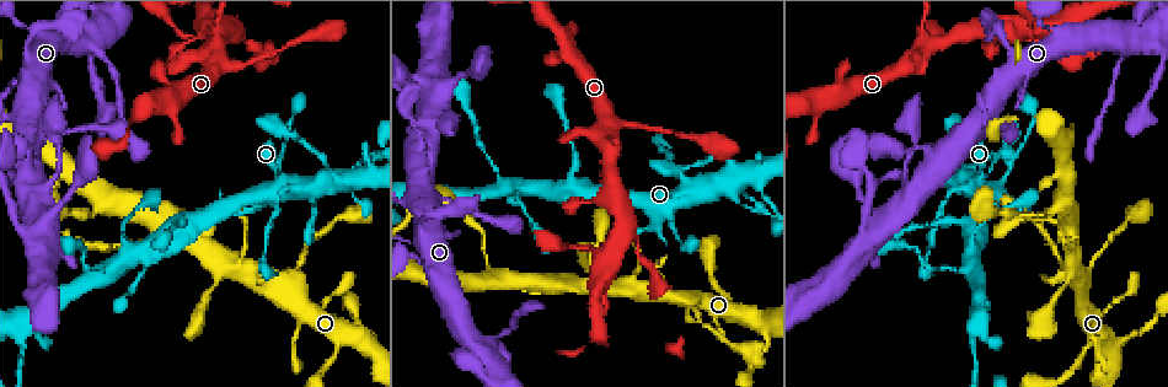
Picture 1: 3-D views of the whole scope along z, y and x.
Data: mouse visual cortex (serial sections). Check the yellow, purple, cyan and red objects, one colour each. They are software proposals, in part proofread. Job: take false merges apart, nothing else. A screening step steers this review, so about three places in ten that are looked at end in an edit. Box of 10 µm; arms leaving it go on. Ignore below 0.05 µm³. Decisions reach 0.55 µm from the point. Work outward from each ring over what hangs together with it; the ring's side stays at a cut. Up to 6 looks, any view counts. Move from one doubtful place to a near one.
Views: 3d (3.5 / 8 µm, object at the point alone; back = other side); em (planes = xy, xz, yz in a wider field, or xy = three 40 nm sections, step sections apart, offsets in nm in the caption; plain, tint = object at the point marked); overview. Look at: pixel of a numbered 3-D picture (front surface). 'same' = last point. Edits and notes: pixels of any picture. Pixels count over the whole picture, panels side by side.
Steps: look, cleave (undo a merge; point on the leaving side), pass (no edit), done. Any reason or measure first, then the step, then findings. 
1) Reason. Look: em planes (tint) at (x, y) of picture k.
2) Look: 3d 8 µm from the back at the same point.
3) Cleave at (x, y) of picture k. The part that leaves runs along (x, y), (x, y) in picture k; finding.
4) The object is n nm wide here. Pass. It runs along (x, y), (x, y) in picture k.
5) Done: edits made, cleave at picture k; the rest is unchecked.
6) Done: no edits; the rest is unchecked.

Look: 3d 3.5 µm from the back at (597, 249) of picture 1.

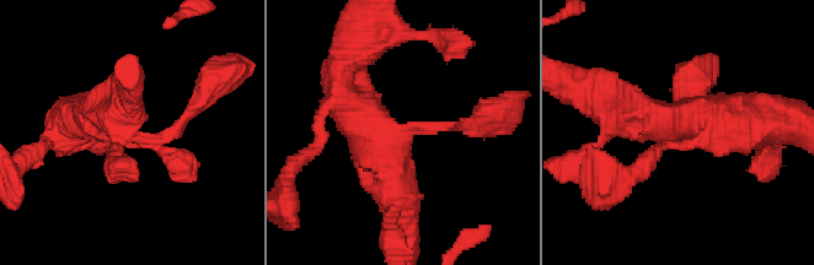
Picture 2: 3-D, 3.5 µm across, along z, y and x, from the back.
3 arms meet here; the arms are 150, 500, 500 nm wide; shape alone is not enough. Look: em planes (tint) at (401, 127) of picture 2.

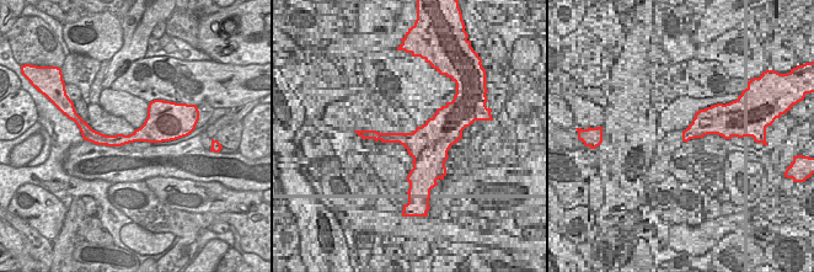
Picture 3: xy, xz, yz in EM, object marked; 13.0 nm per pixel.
Pass. It runs along (173, 132), (95, 139) in picture 3; continuous, no second cell.

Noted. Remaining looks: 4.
Abrupt turn. Look: 3d 3.5 µm at (975, 186) of picture 1.

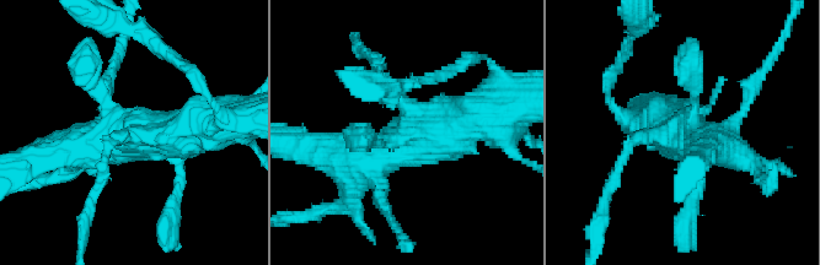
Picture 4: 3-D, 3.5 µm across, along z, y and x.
Look: em planes (tint) at (683, 136) of picture 4.

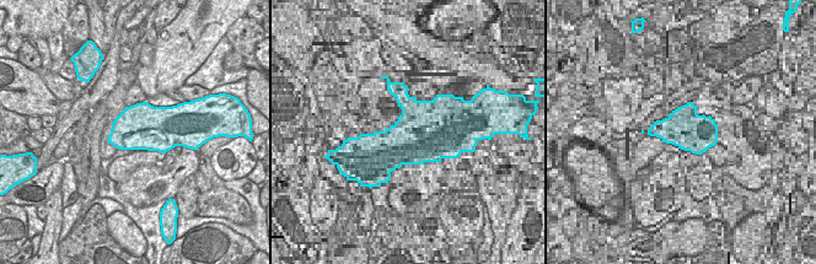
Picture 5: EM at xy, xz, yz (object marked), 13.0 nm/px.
Another direction. Look: em xy step 5 (tint) at the same point.

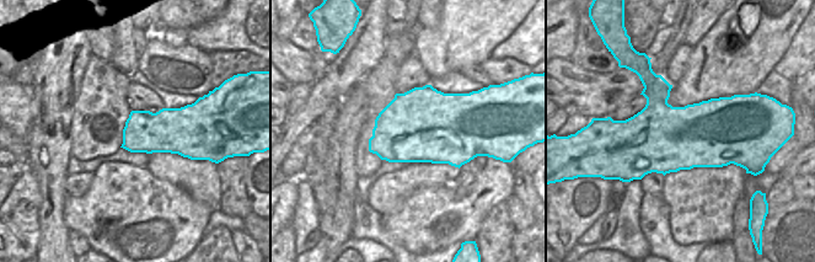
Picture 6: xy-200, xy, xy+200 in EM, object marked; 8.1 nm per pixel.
Pass. It runs along (691, 77), (691, 130), (638, 138), (622, 165) in picture 4; continuous, no second cell.

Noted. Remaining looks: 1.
Done: no edits; the rest is unchecked.

